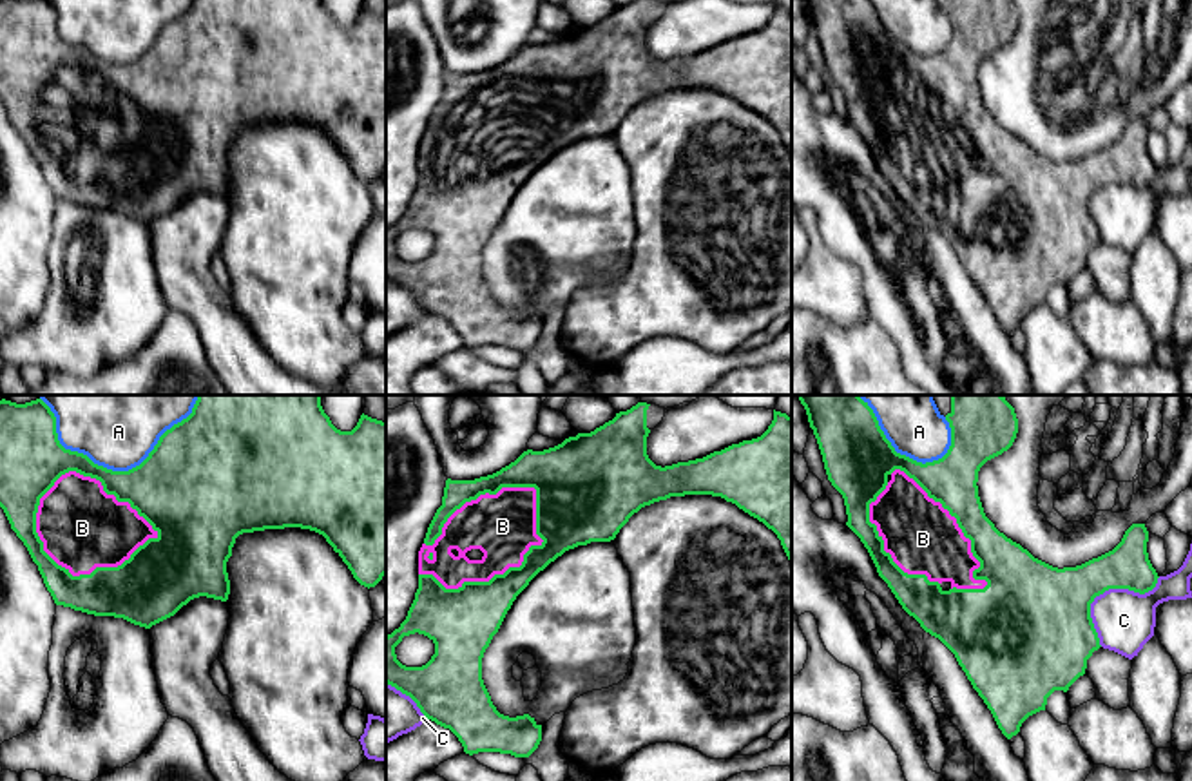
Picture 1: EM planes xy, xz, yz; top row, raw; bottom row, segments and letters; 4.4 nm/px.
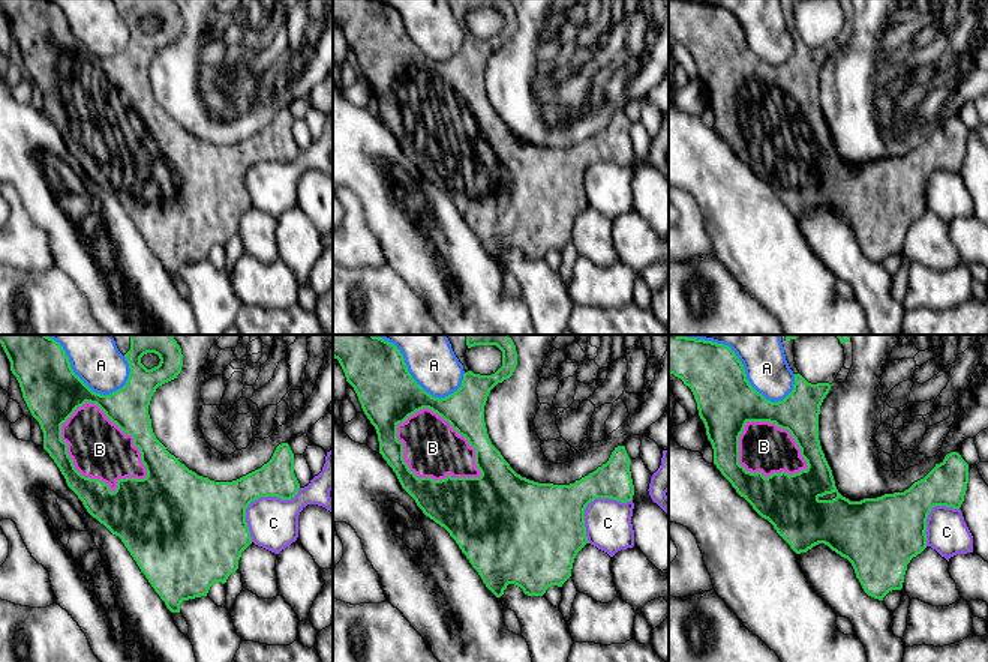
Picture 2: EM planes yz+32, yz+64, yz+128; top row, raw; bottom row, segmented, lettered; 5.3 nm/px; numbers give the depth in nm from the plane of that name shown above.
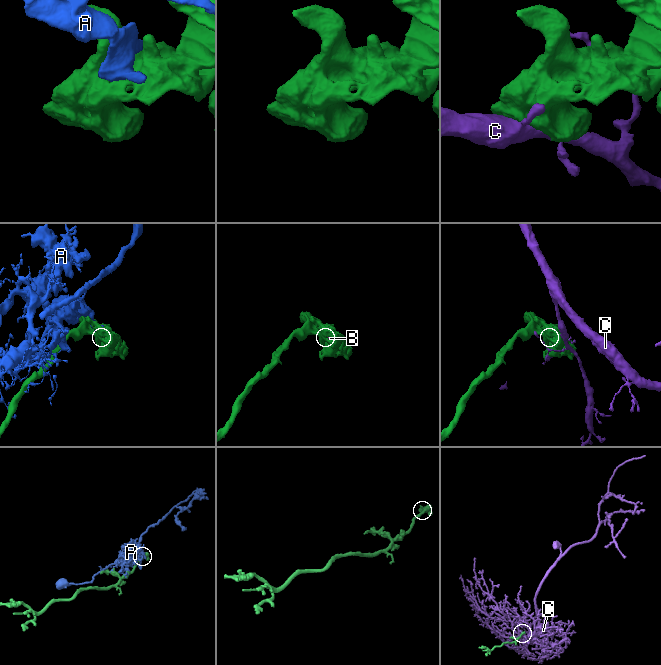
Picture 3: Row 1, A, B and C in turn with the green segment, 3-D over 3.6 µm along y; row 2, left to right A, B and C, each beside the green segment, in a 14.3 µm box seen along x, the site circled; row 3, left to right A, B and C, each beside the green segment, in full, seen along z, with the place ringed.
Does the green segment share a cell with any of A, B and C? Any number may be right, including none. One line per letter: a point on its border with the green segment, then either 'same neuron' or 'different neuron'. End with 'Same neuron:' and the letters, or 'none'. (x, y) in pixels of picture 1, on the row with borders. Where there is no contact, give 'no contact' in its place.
A: xy (115, 472) | different neuron
B: xz (509, 568) | same neuron
C: yz (1105, 589) | different neuron
Same neuron: B

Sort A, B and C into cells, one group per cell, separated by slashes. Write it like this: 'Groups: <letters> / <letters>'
Groups: A / B / C

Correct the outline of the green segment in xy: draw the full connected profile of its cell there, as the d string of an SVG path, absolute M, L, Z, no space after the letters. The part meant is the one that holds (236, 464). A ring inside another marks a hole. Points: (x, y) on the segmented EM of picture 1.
M197 395L192 413L167 429L139 466L112 471L60 444L56 417L42 399L25 404L2 399L0 507L56 605L123 618L145 629L194 598L226 602L226 562L243 533L315 531L370 589L386 574L386 422L362 413L351 431L341 431L324 413L321 395Z

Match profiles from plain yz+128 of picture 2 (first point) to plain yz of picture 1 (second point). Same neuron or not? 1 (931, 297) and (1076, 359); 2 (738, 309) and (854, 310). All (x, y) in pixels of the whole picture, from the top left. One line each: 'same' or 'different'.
1: different
2: different

